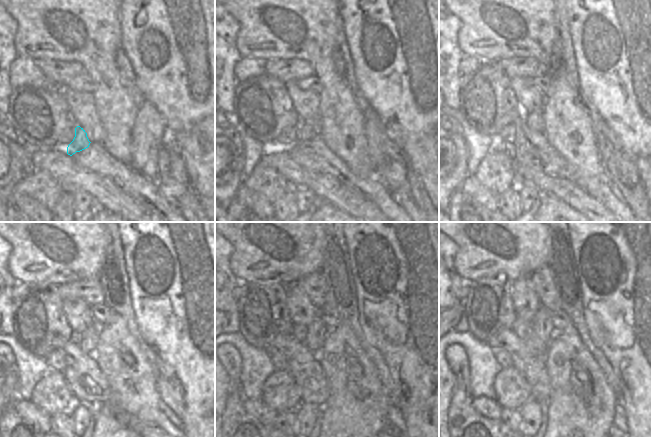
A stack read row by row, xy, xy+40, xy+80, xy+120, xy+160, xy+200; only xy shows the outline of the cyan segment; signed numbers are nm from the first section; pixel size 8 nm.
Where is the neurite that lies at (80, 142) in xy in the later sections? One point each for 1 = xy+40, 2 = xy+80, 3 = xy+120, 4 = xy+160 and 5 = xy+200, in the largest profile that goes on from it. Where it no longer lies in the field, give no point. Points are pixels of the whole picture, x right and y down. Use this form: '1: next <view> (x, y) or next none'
1: next xy+40 (307, 131)
2: next xy+80 (534, 120)
3: next xy+120 (87, 341)
4: next xy+160 (316, 331)
5: next xy+200 (542, 324)

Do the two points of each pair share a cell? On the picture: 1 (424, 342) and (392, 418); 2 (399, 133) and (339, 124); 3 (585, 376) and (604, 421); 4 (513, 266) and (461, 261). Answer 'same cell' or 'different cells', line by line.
1: different cells
2: different cells
3: same cell
4: same cell

